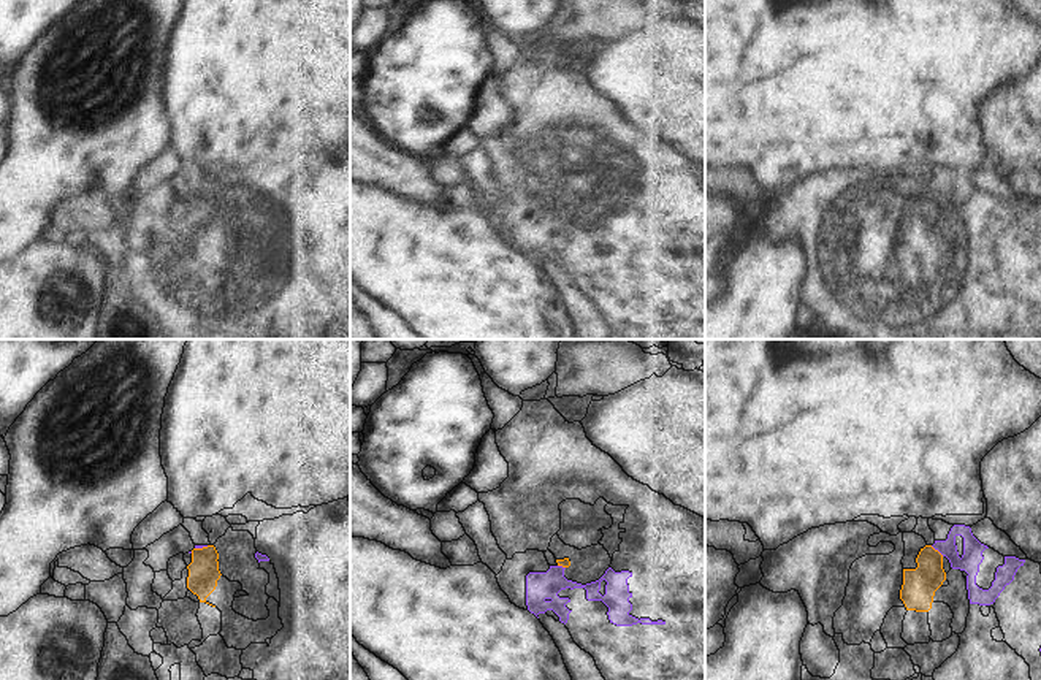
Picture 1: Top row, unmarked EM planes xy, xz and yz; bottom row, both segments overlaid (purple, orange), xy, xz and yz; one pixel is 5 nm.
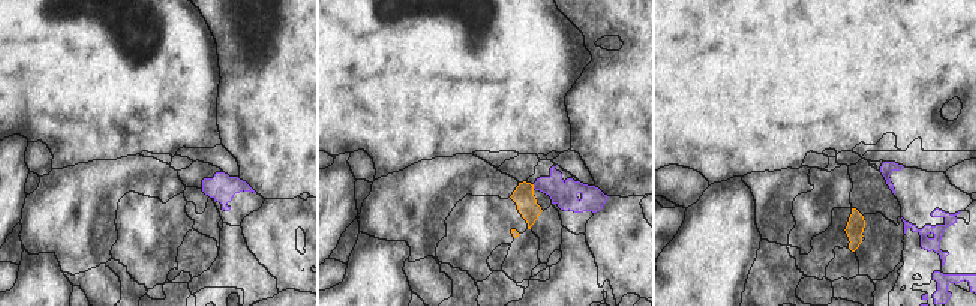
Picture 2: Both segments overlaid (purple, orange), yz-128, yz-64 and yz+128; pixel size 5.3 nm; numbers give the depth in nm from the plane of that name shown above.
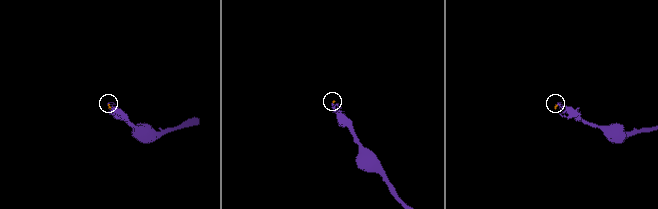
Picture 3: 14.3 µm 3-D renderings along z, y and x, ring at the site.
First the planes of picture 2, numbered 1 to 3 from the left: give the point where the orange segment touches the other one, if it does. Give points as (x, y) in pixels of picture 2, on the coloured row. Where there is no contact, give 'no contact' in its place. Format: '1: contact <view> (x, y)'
1: no contact
2: contact yz-64 (534, 186)
3: no contact

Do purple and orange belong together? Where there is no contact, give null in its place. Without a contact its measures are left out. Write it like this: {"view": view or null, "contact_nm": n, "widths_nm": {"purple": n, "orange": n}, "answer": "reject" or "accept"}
{"view": "yz", "contact_nm": 90, "widths_nm": {"purple": 100, "orange": 170}, "answer": "reject"}

